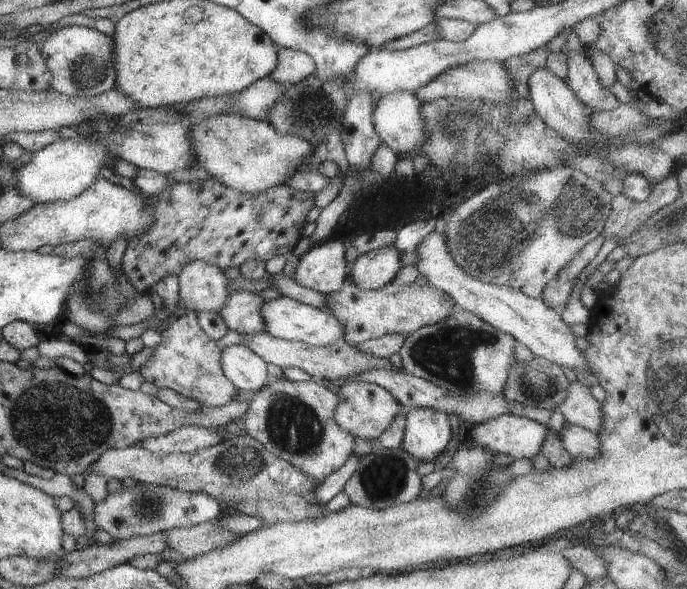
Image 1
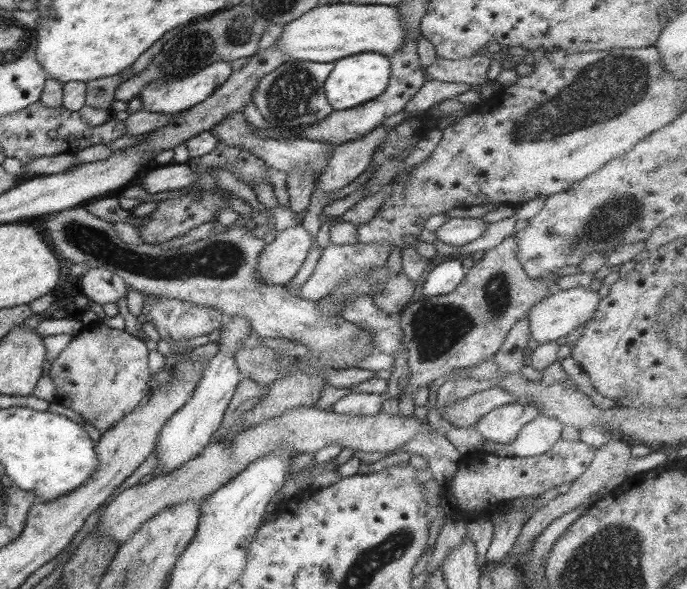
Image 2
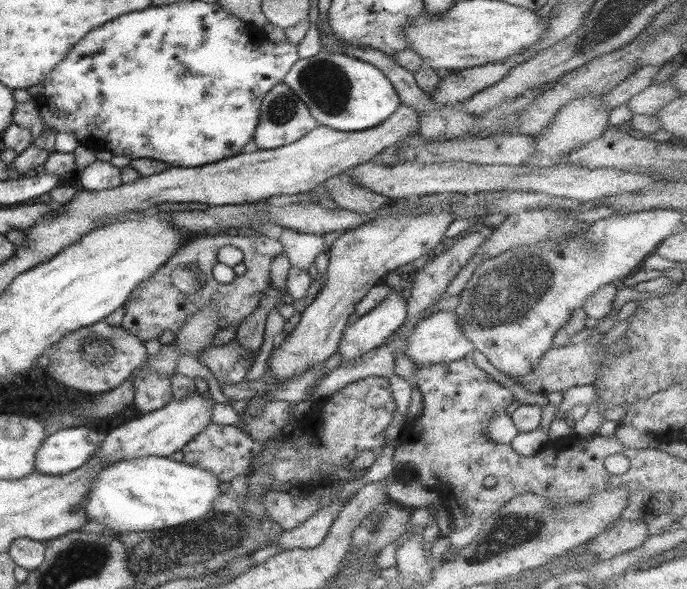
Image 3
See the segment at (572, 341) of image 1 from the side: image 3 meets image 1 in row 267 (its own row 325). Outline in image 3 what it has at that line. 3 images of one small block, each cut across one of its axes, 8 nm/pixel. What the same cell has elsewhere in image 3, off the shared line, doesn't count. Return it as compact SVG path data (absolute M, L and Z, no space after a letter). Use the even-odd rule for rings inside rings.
M443 310L418 322L414 327L414 331L412 331L412 335L408 337L405 354L417 368L421 368L423 365L431 366L432 364L445 364L463 360L472 356L474 351L475 346L462 332L458 314Z

